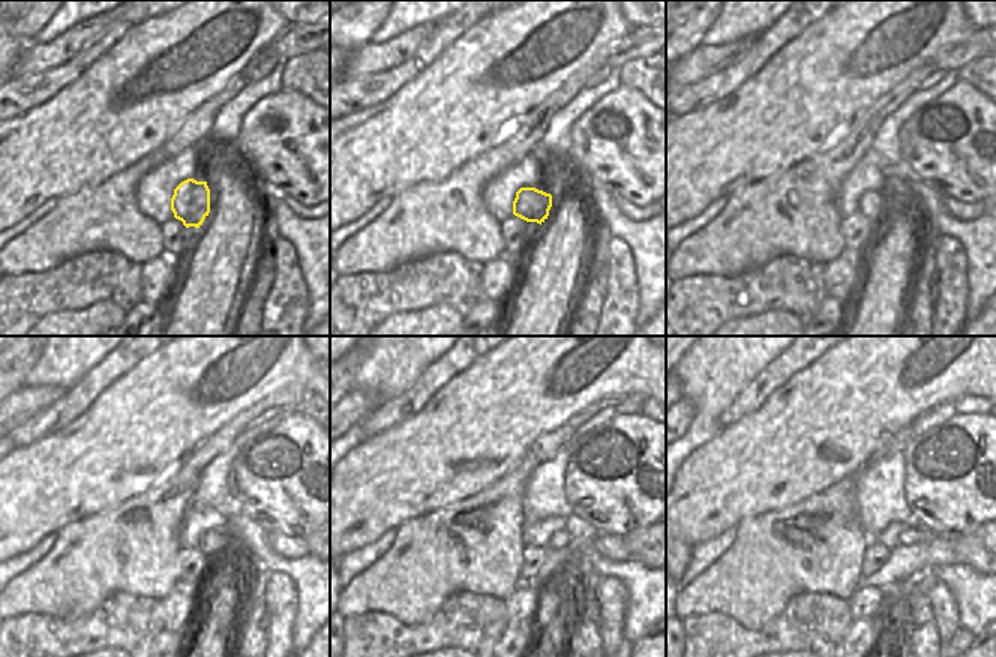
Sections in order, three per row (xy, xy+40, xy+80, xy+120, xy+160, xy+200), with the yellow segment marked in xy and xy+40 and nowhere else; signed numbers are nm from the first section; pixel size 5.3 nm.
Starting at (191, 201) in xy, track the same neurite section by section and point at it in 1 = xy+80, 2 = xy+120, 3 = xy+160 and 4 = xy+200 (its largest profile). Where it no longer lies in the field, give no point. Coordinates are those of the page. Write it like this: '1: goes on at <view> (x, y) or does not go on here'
1: goes on at xy+80 (885, 207)
2: goes on at xy+120 (213, 540)
3: goes on at xy+160 (558, 540)
4: goes on at xy+200 (917, 534)

